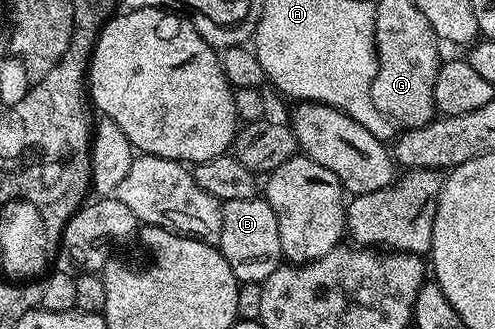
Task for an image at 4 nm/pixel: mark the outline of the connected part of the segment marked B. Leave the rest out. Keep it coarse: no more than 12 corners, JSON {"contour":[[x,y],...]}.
{"contour":[[261,196],[222,205],[219,249],[238,283],[283,264]]}

